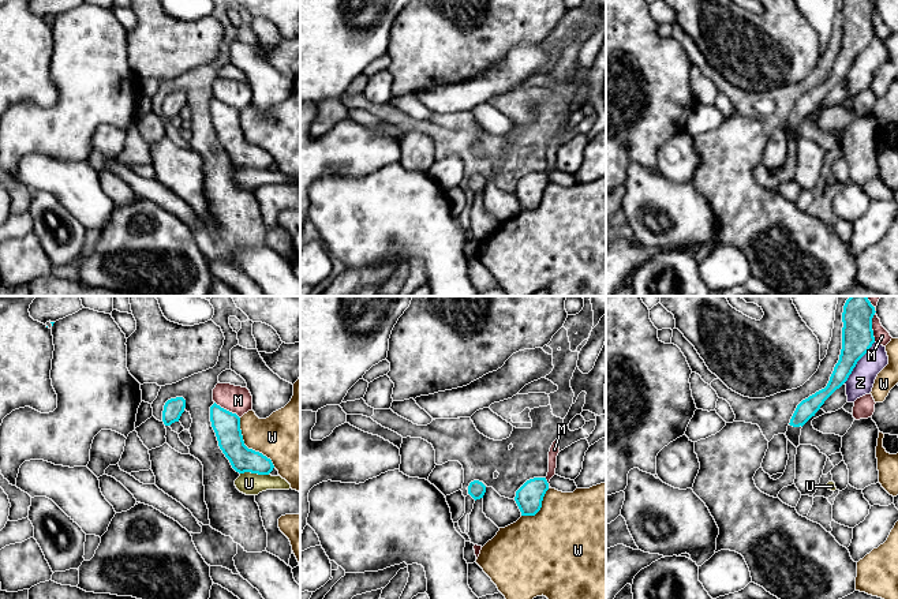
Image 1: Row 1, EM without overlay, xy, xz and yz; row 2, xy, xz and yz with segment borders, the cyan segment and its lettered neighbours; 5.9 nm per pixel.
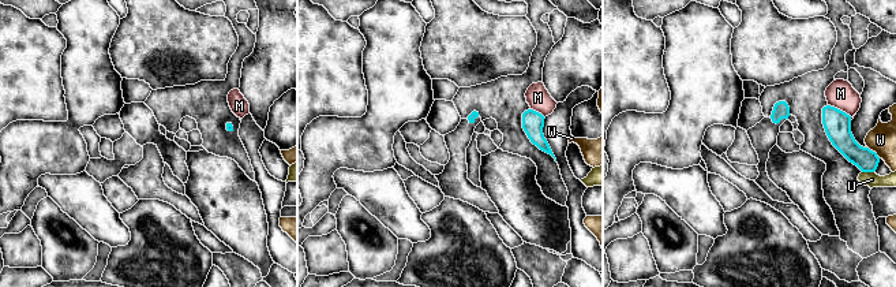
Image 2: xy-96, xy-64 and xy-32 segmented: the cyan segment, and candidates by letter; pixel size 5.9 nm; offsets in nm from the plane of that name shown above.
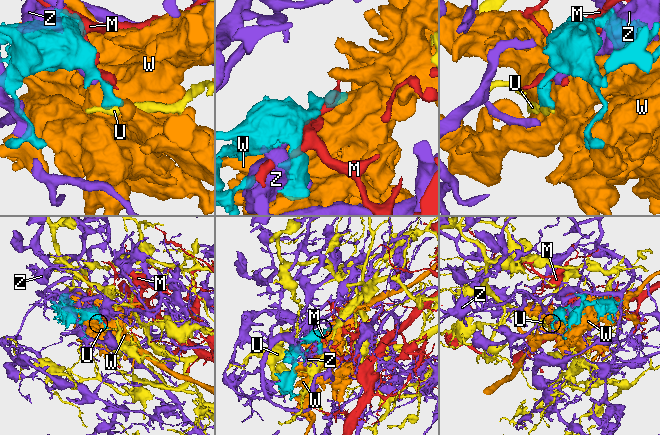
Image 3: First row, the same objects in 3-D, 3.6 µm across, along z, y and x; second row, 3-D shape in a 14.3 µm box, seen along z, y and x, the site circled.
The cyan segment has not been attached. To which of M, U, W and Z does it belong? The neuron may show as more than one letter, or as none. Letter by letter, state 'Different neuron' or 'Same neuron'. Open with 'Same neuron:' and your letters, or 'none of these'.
Same neuron: none of these
M: Different neuron
U: Different neuron
W: Different neuron
Z: Different neuron

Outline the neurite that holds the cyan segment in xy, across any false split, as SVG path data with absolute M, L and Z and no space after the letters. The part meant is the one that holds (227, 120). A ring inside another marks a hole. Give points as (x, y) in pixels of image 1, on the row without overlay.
M214 97L210 101L210 116L220 143L236 166L269 169L273 165L274 160L270 153L244 139L240 112L236 108L232 108Z

